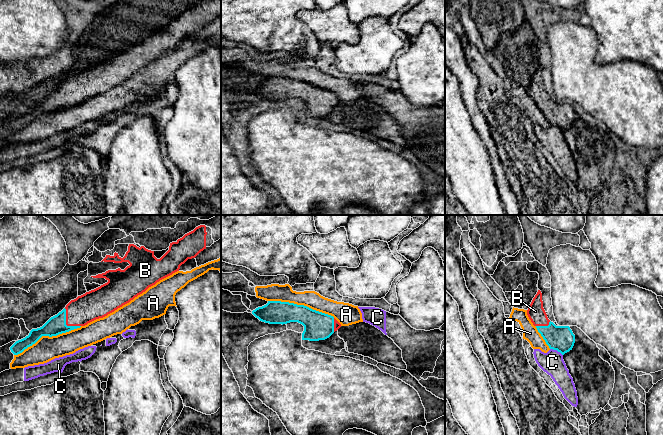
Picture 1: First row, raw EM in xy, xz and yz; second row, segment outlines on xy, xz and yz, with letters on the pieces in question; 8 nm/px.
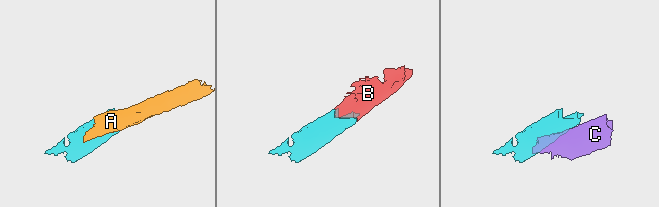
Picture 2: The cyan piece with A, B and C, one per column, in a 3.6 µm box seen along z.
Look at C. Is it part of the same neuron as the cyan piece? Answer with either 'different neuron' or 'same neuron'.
different neuron

